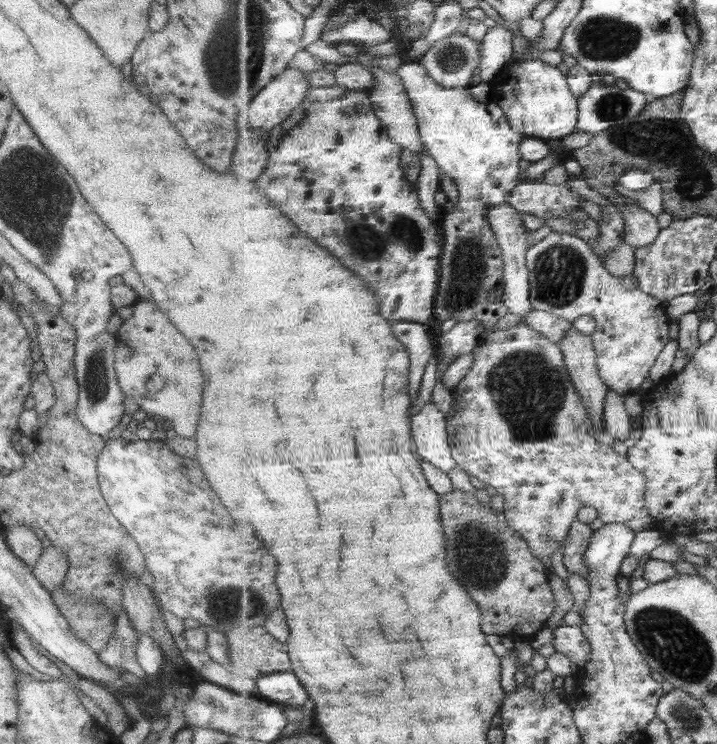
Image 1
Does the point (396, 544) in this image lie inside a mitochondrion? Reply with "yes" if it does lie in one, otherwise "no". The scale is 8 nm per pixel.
no

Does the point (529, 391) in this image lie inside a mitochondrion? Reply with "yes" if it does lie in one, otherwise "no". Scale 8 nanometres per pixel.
yes

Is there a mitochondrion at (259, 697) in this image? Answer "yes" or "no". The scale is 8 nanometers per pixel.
no

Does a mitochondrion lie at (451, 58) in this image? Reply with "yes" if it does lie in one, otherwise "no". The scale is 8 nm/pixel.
yes

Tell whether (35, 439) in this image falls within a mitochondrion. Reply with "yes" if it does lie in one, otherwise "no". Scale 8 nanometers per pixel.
no

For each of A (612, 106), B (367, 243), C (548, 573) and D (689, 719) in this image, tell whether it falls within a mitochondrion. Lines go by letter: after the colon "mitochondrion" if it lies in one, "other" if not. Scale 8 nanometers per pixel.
A: mitochondrion
B: mitochondrion
C: other
D: mitochondrion

